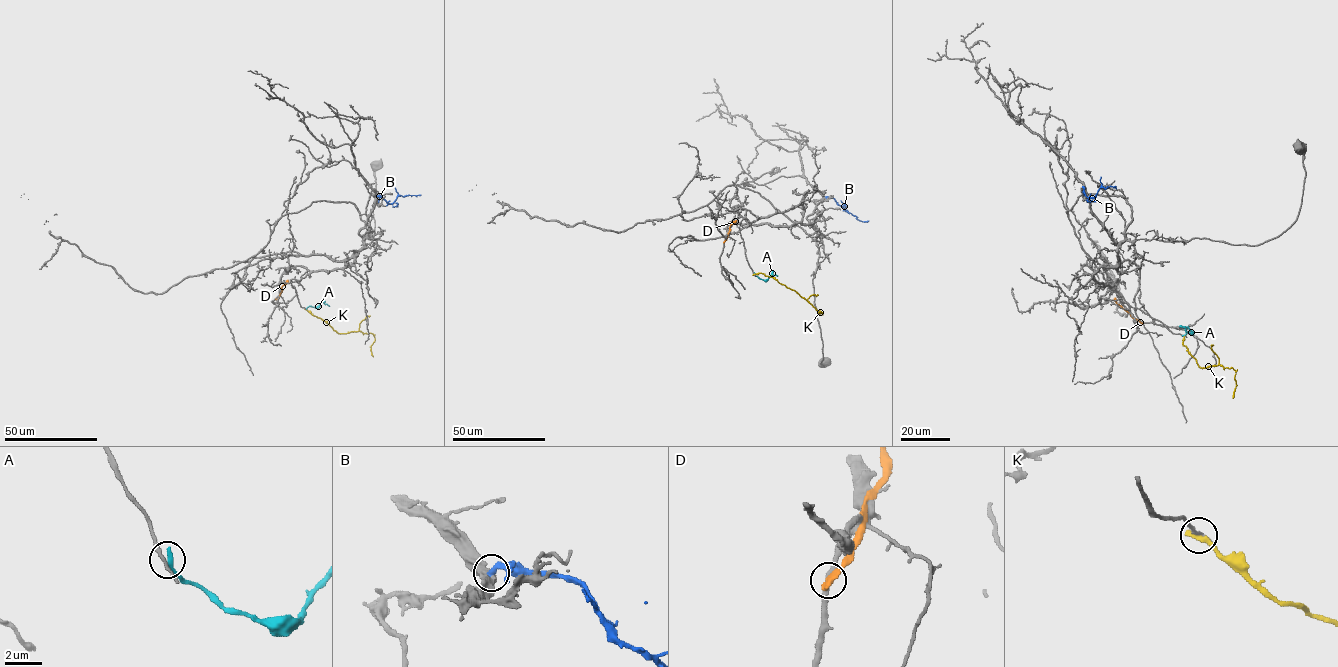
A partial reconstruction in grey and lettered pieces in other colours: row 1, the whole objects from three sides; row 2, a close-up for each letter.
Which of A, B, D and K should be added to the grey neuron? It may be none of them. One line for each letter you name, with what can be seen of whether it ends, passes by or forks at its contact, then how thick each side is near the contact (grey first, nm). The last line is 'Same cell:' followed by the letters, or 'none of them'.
Same cell: none of them

